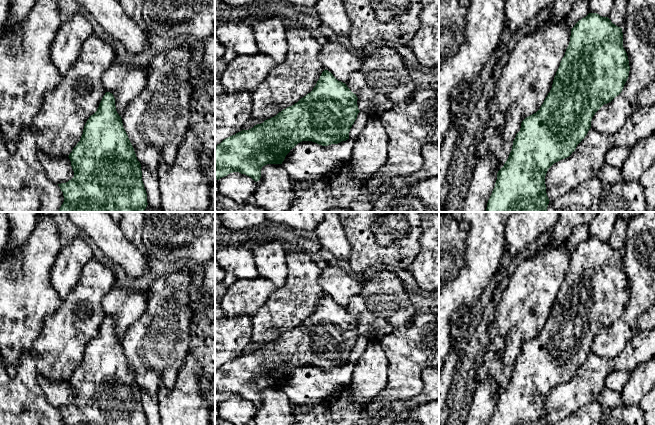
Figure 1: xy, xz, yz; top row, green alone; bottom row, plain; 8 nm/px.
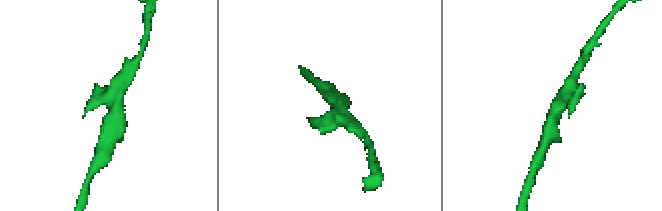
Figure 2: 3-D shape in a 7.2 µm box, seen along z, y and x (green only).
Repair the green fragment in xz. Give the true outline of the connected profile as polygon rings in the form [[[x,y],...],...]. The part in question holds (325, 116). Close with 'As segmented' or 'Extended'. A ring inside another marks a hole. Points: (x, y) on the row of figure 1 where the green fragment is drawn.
[[[324,70],[313,90],[297,103],[283,109],[276,116],[255,125],[249,130],[242,130],[224,139],[215,147],[215,179],[219,180],[233,172],[239,172],[251,177],[254,181],[261,178],[261,169],[267,164],[282,164],[286,155],[298,143],[312,141],[322,146],[338,144],[349,139],[349,132],[360,112],[357,96],[345,83],[338,81],[331,72]]]. As segmented

